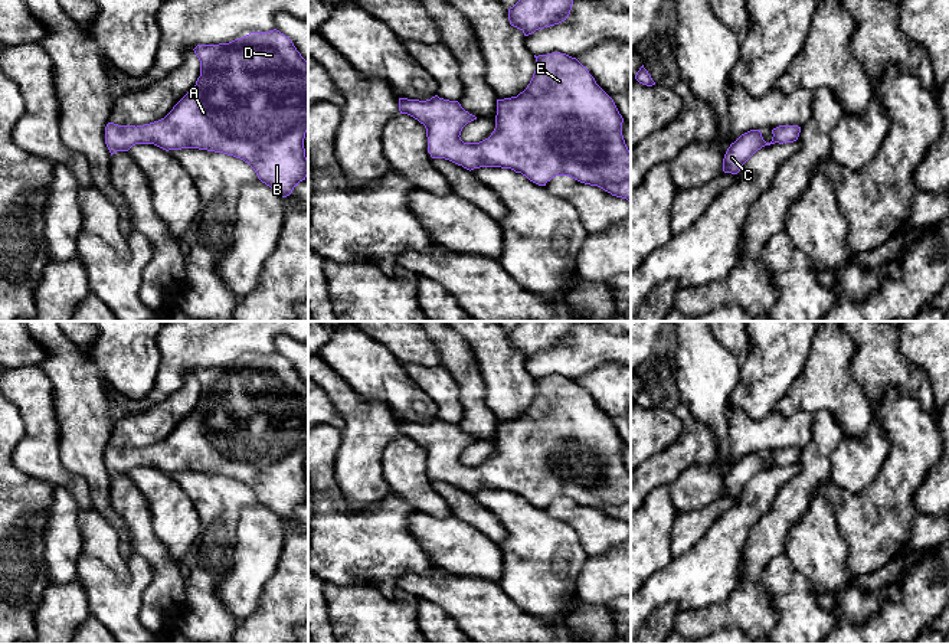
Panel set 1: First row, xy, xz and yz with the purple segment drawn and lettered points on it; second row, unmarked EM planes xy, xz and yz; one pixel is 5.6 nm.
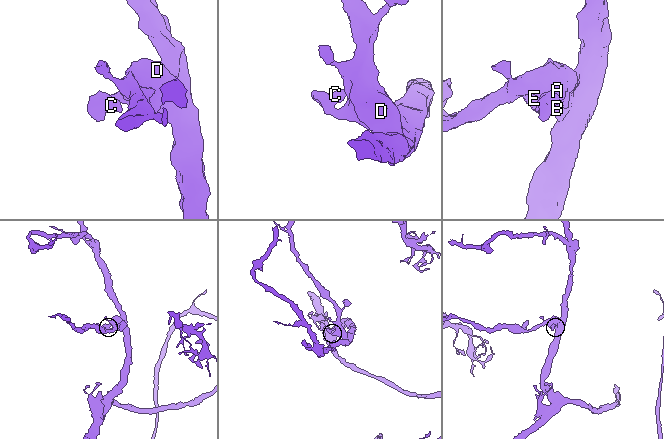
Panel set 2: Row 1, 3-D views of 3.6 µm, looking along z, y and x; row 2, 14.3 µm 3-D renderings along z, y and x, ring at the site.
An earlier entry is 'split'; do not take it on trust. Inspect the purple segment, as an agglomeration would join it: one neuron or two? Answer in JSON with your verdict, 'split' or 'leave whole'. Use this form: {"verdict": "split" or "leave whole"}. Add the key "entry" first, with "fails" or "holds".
{"entry": "fails", "verdict": "leave whole"}

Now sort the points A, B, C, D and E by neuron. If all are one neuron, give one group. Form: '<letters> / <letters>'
A B C D E

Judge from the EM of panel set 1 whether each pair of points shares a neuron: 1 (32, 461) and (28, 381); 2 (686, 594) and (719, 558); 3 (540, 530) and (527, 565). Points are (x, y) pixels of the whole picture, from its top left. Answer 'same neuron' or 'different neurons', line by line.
1: same neuron
2: same neuron
3: same neuron

